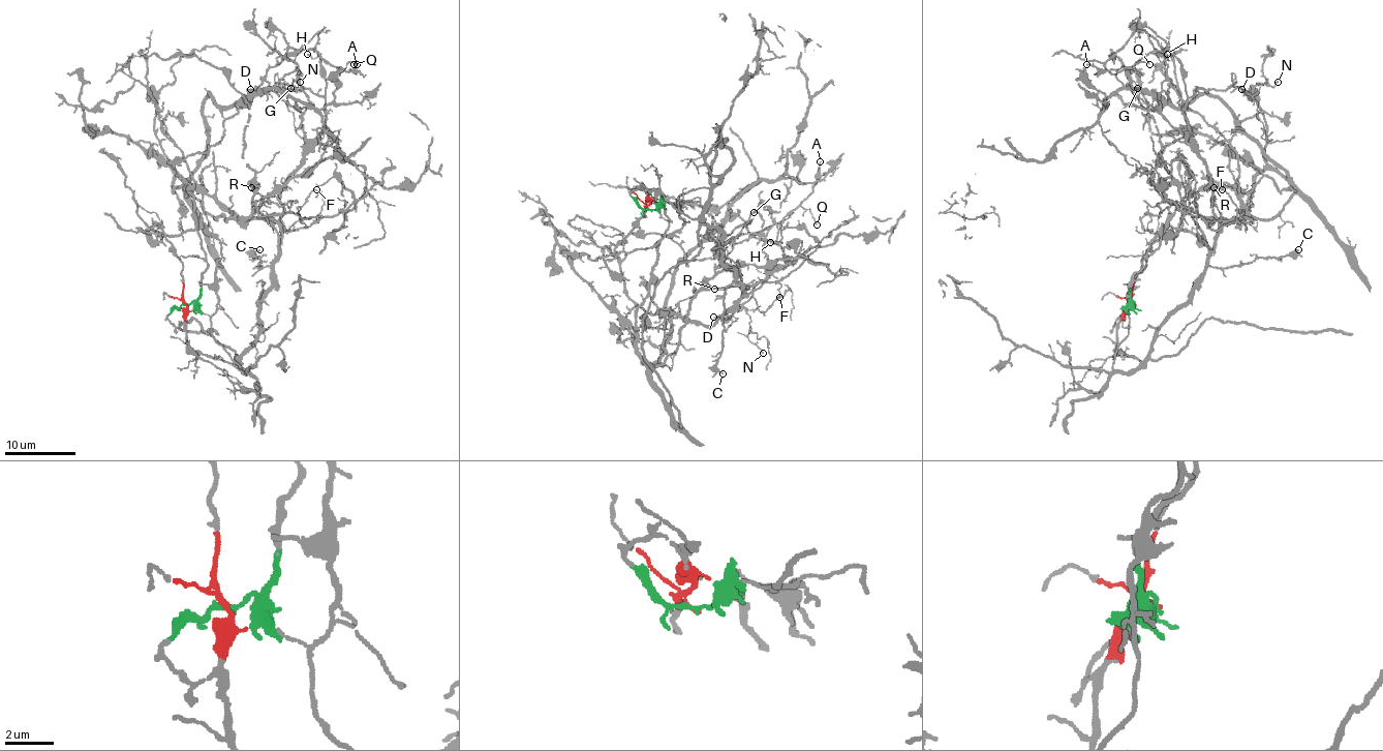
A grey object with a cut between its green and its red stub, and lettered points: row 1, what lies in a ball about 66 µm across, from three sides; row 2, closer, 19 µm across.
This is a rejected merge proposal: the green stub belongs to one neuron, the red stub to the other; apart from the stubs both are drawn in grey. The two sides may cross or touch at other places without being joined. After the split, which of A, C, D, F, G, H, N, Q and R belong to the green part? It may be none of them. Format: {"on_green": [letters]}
{"on_green": []}

